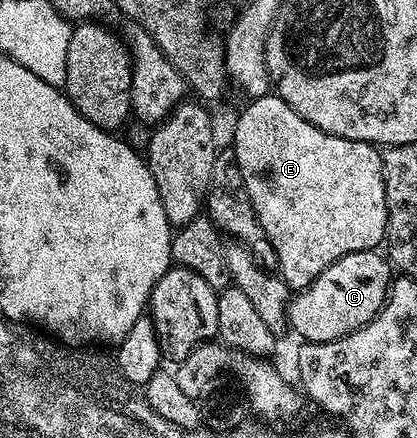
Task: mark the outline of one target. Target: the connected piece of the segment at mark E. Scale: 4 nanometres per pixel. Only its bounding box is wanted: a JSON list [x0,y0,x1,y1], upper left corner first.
[230,93,388,291]

